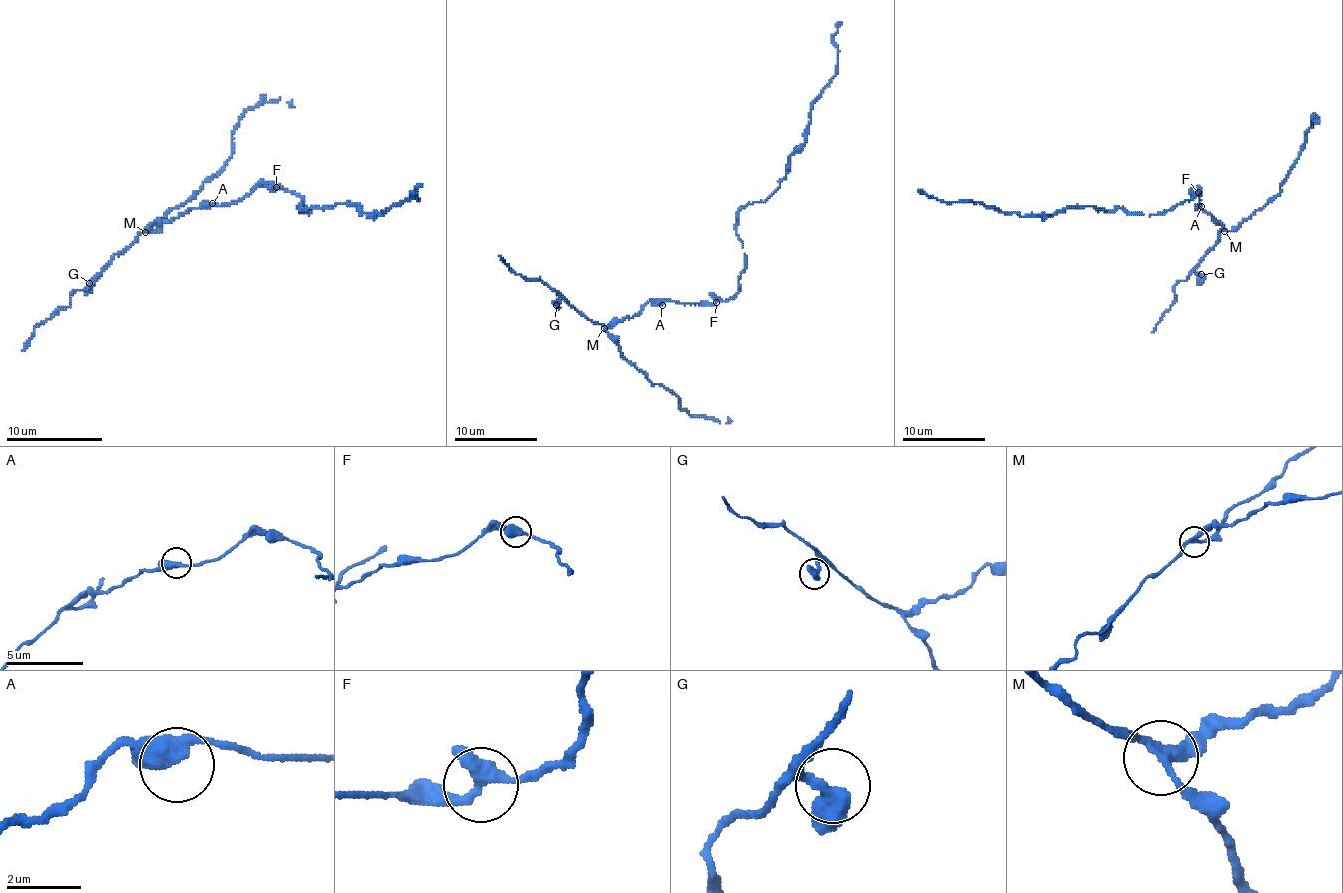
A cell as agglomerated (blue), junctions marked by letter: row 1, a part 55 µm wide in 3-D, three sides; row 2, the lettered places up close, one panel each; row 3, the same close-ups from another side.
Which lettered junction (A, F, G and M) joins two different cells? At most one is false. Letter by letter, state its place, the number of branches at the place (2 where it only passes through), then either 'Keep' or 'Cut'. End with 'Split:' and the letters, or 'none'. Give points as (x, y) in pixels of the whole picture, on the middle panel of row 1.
A: Place: (662, 305). Branches: 2. Keep
F: Place: (716, 302). Branches: 2. Keep
G: Place: (556, 305). Branches: 2. Keep
M: Place: (604, 328). Branches: 3. Keep
Split: none

